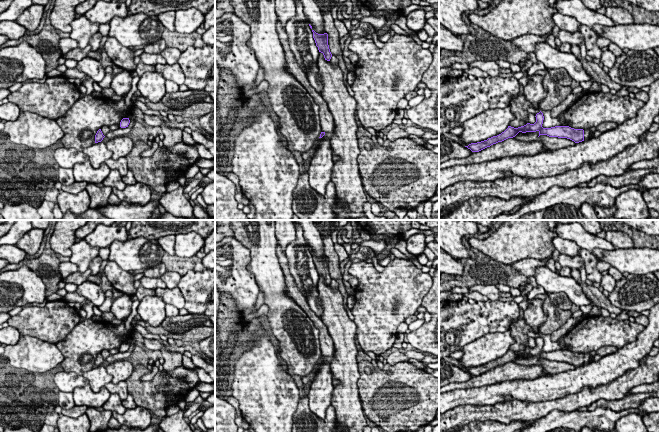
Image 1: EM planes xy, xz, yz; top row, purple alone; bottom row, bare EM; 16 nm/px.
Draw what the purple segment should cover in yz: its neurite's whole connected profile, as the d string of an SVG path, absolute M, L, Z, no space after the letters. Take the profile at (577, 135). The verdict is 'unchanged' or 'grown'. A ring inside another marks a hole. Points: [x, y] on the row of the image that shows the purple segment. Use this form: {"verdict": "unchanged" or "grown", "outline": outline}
{"verdict": "grown", "outline": "M540 111L536 114L536 122L534 124L527 123L524 126L514 128L511 126L508 126L508 128L502 132L501 134L497 136L493 136L491 138L488 138L487 140L477 142L477 143L471 143L467 147L472 152L479 152L487 147L490 147L493 144L496 144L498 142L502 142L508 138L515 137L519 132L526 133L526 132L539 132L540 135L547 135L549 137L558 137L558 138L567 138L575 143L582 142L584 140L591 139L594 137L594 133L590 129L574 129L569 126L555 126L551 128L543 128L543 120L544 116L543 113Z"}

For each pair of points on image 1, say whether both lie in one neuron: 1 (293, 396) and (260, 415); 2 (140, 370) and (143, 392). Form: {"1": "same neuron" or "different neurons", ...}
{"1": "same neuron", "2": "same neuron"}

